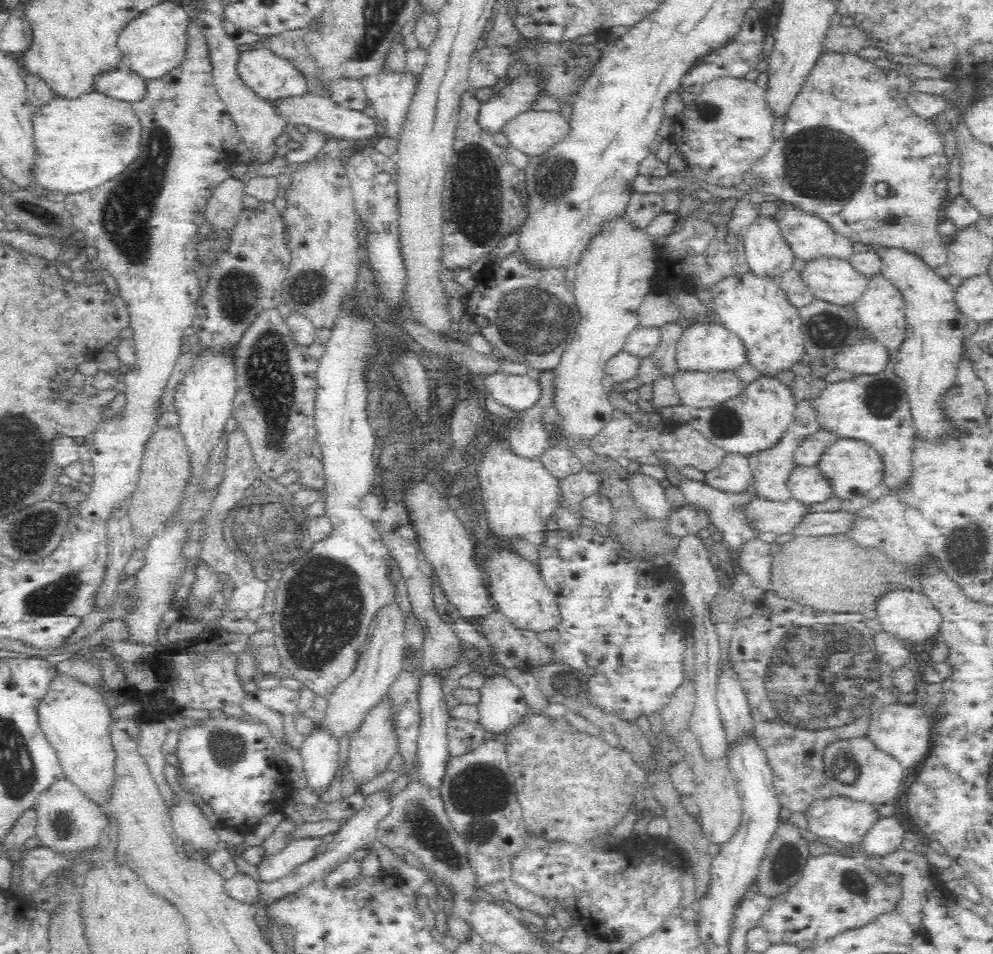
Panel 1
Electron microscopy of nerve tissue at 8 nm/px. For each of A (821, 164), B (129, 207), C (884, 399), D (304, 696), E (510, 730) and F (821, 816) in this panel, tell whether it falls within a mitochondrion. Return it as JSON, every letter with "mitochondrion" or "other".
{"A":"mitochondrion","B":"mitochondrion","C":"mitochondrion","D":"other","E":"other","F":"other"}

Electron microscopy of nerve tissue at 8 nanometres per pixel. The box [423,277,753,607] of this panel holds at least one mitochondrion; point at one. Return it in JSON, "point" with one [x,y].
{"point":[530,320]}

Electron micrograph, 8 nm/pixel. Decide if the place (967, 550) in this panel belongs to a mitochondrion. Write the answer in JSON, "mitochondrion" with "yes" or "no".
{"mitochondrion":"yes"}

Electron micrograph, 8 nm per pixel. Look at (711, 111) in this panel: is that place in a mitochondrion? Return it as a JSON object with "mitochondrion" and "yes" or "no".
{"mitochondrion":"yes"}

